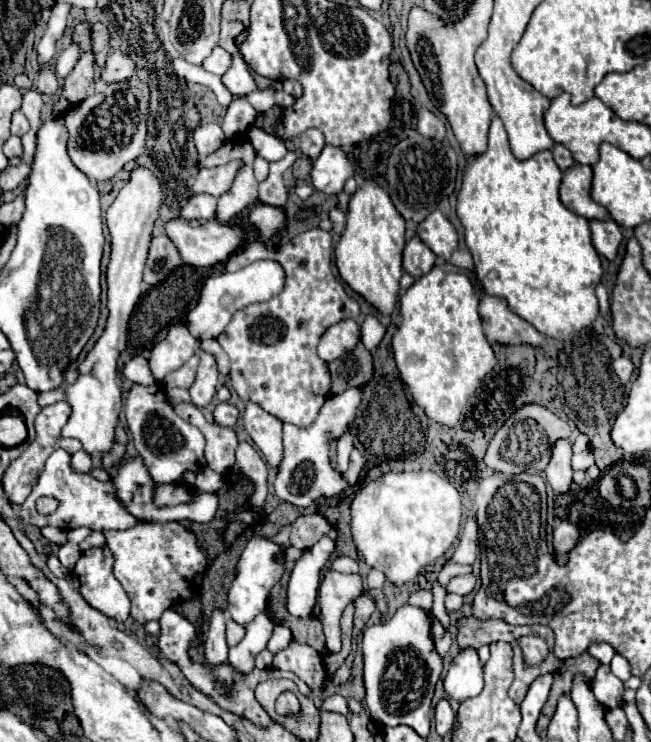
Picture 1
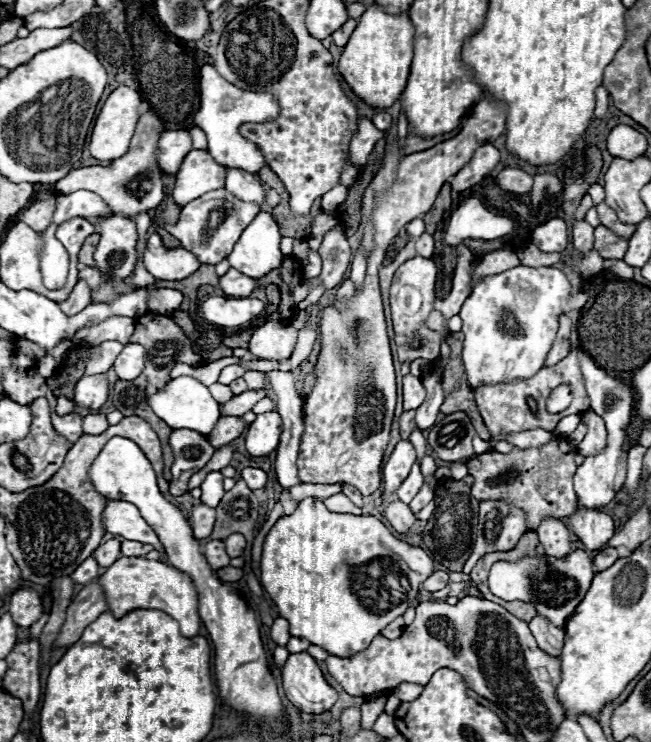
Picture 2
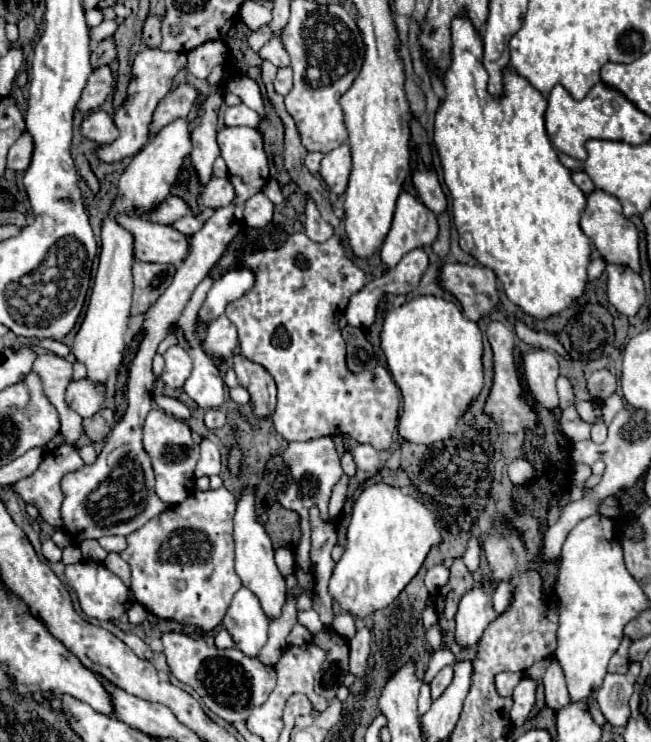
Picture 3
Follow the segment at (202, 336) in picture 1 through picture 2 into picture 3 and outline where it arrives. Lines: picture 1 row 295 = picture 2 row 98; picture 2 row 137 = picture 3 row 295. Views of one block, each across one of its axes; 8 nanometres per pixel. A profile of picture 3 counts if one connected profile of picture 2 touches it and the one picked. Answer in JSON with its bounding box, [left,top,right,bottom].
[198,268,254,324]

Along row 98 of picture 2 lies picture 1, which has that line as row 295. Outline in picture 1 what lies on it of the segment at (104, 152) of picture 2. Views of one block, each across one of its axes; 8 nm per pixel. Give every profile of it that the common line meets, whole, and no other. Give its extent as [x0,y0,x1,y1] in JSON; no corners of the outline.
[62,166,162,454]

